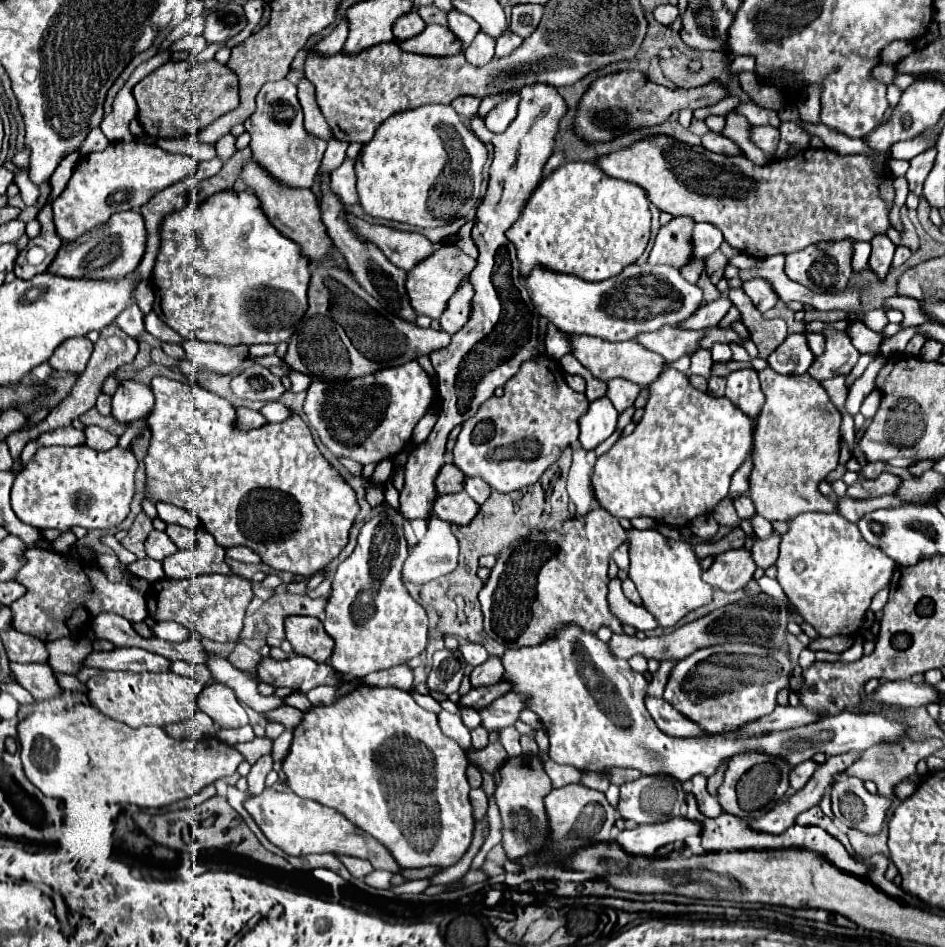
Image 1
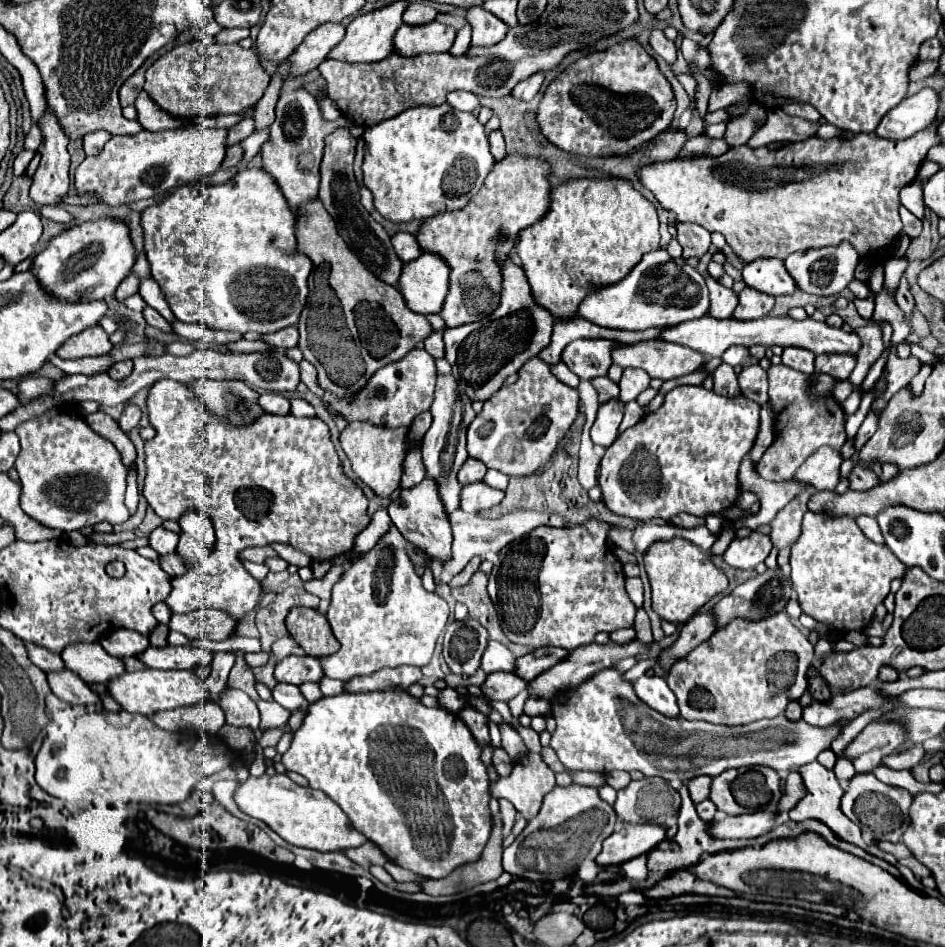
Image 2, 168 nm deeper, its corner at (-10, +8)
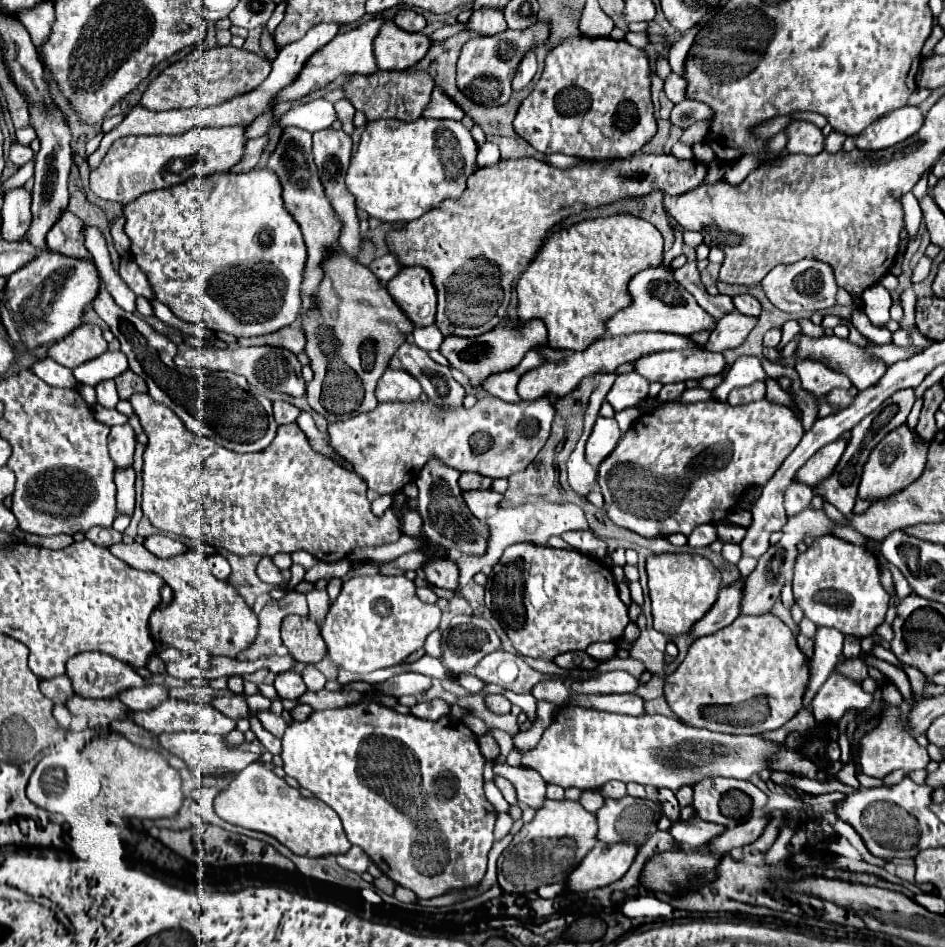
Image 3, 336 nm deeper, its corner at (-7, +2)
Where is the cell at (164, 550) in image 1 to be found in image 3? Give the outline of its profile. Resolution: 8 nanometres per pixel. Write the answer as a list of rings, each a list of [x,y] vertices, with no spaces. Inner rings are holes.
[[[151,535],[145,539],[145,549],[149,553],[153,553],[159,559],[169,559],[169,557],[177,557],[181,553],[185,553],[189,547],[185,543],[181,543],[179,539],[167,537],[167,535]]]

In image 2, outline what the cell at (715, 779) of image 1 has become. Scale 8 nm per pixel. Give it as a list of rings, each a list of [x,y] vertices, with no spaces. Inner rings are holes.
[[[704,775],[704,777],[696,777],[688,781],[688,789],[690,789],[690,797],[694,799],[694,803],[700,803],[704,799],[708,799],[710,795],[710,785],[712,785],[712,777]]]

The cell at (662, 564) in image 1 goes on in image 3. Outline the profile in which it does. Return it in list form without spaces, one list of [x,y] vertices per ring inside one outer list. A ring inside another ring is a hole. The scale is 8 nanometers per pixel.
[[[651,555],[647,559],[649,597],[653,603],[653,627],[667,635],[685,635],[713,607],[721,589],[721,573],[709,559],[699,555]]]

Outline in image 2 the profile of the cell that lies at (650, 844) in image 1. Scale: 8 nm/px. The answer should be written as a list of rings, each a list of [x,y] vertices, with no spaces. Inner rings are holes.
[[[626,823],[620,831],[612,833],[596,857],[600,865],[622,865],[634,857],[650,853],[666,839],[666,827],[656,823]]]

